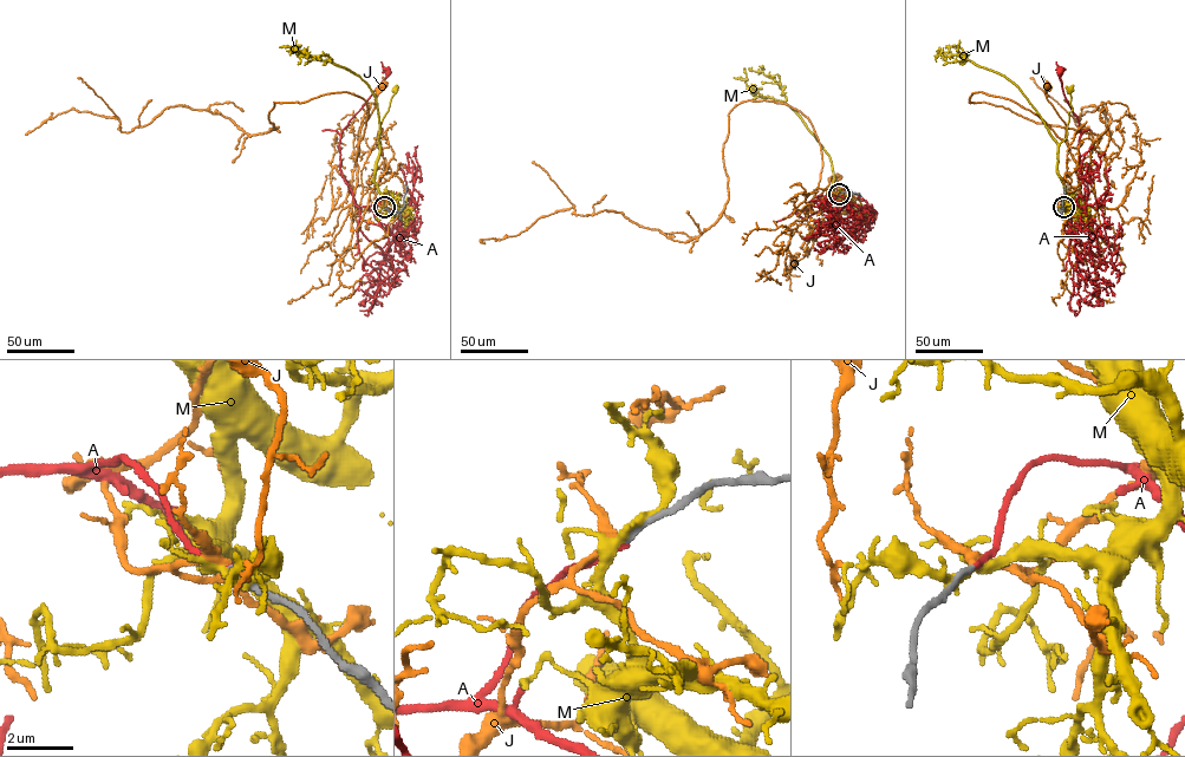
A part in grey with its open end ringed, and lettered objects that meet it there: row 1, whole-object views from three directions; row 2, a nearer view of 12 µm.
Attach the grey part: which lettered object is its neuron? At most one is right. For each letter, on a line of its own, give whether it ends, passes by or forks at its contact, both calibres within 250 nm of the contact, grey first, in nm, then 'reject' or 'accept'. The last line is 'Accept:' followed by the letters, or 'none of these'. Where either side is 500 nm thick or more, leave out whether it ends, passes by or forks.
A: it ends there; 190 nm thick on the grey side, 180 nm on the other; accept
J: it passes by; 190 nm thick on the grey side, 260 nm on the other; reject
M: it passes by; 220 nm thick on the grey side, 280 nm on the other; reject
Accept: A

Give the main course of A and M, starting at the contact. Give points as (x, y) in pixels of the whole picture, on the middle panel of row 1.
A: (839, 194), (806, 220), (793, 209), (803, 209), (824, 196), (841, 191)
M: (839, 194), (839, 202), (828, 190), (833, 189), (833, 197), (842, 203), (848, 201)

